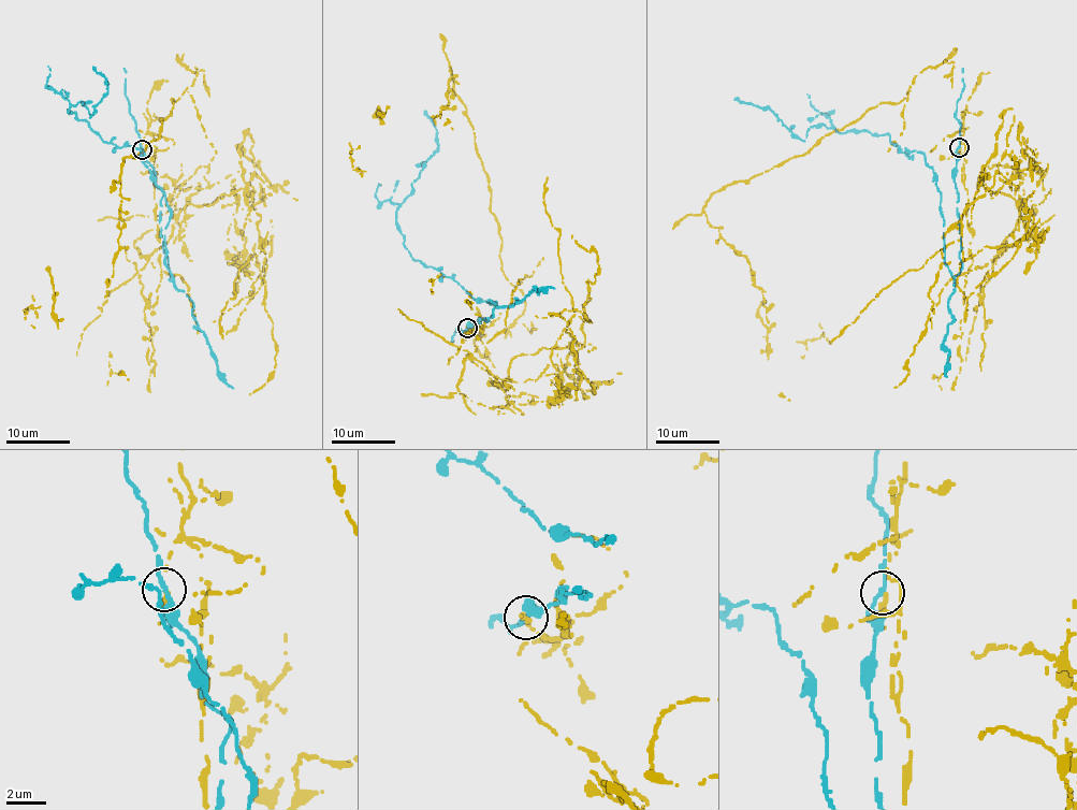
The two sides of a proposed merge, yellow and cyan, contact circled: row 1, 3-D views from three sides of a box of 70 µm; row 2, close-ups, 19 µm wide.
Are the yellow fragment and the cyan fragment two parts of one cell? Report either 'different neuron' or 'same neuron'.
different neuron

